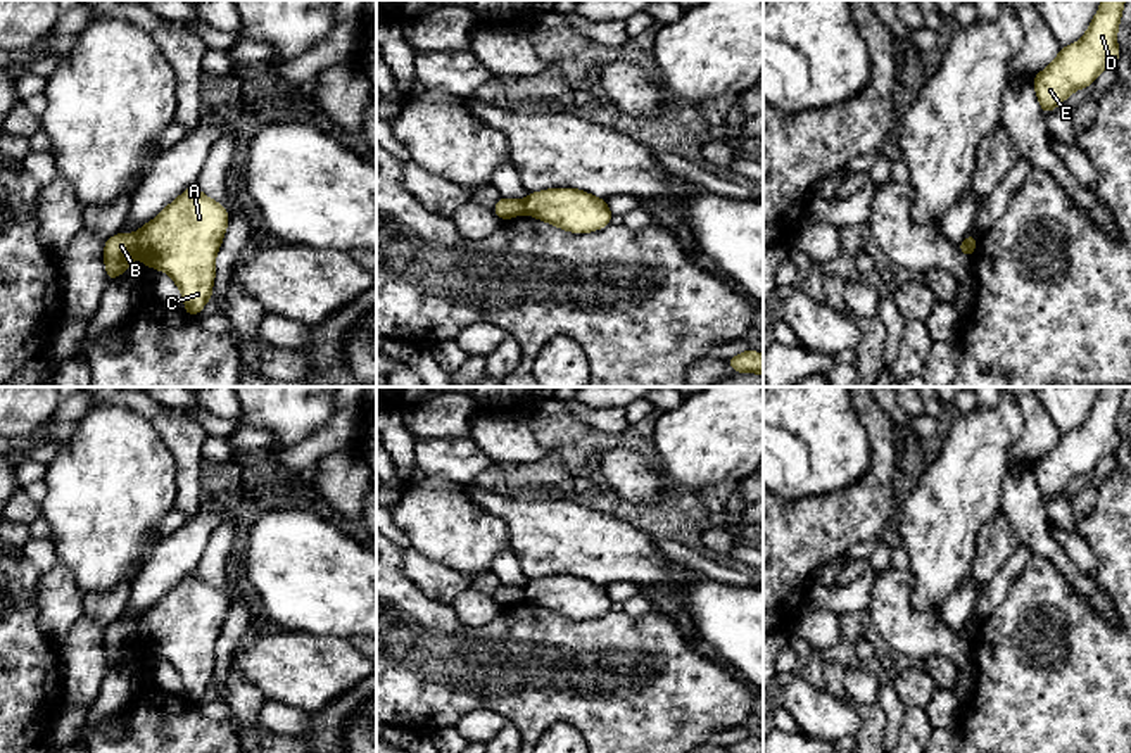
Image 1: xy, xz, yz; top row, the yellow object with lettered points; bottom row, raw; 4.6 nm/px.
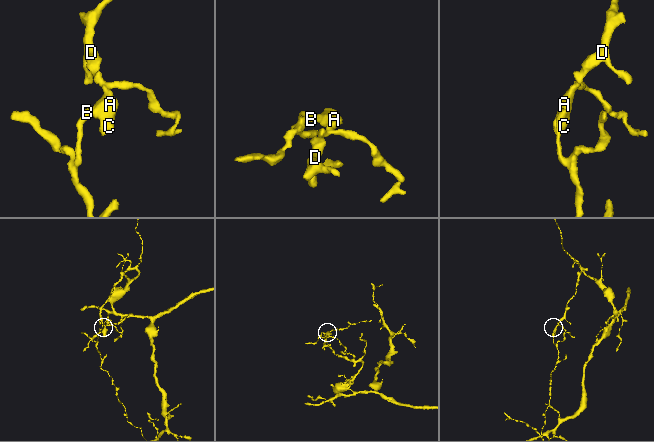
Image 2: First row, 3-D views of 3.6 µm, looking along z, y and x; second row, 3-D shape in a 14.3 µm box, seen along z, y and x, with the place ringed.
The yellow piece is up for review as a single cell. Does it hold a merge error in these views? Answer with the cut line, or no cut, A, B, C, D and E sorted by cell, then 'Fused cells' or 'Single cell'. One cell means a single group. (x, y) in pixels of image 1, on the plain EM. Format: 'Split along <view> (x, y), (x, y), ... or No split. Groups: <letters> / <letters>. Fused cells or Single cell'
Split along xy (135, 622), (139, 641). Groups: A C D E / B. Fused cells

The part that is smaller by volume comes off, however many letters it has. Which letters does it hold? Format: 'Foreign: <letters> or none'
Foreign: B

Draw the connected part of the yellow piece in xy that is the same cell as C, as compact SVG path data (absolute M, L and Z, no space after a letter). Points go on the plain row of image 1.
M192 572L136 618L140 648L174 667L188 703L212 684L214 648L226 615L228 598Z

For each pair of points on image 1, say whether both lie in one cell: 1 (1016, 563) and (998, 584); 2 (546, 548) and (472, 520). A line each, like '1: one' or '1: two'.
1: one
2: two

